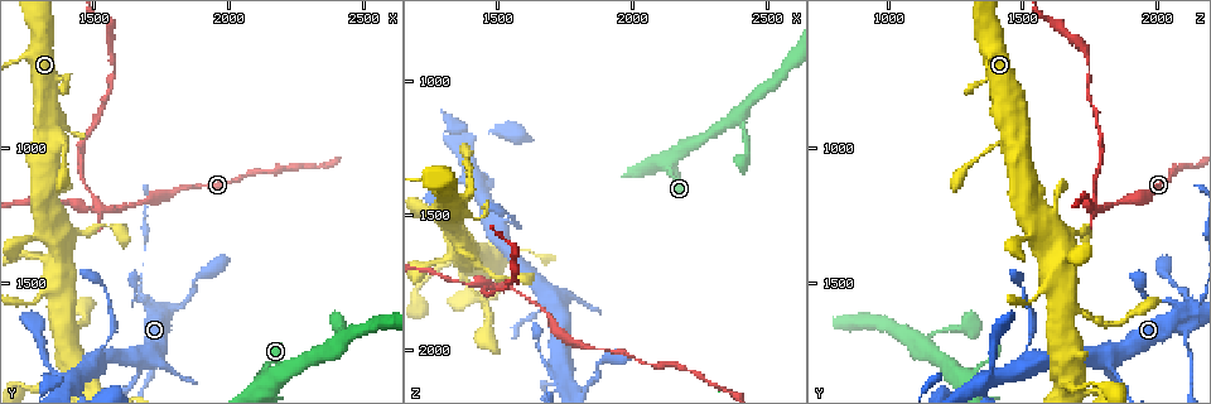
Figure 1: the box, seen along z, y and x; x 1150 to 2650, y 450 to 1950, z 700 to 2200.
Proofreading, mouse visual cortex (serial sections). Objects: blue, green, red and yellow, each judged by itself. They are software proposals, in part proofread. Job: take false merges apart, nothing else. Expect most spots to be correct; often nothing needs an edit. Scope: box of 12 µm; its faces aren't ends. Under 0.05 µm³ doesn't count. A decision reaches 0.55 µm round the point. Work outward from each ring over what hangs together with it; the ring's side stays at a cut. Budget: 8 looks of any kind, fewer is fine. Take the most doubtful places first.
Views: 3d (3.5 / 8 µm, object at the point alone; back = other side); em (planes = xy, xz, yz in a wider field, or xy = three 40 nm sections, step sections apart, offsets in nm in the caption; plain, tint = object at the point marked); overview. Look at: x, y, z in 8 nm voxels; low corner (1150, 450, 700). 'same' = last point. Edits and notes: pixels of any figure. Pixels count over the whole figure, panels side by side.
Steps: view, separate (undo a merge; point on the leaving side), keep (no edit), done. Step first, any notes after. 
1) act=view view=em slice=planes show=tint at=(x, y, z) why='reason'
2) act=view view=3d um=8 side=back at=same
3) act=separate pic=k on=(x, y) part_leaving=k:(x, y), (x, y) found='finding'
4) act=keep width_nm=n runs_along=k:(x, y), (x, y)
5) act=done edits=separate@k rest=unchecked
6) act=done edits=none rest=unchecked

act=view view=3d um=3.5 at=(1530, 1220, 1760) why='three arms meet'

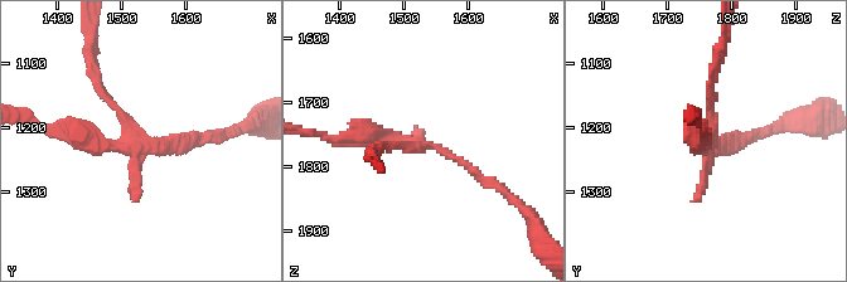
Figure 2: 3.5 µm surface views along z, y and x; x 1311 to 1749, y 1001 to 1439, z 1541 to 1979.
act=view view=em slice=planes show=tint at=(1525, 1220, 1765)

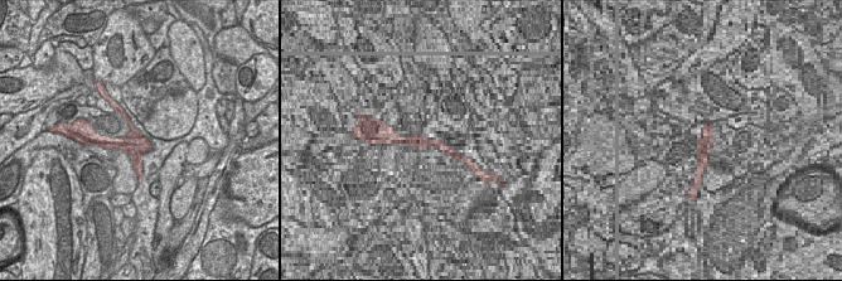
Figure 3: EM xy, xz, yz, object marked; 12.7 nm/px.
act=separate pic=2 on=(93, 76) width_nm=300 part_leaving=2:(119, 110), (98, 87), (91, 33) found='a second cell is stuck on'

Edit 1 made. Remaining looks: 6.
act=view view=3d um=3.5 side=back at=(1510, 1780, 1520) why='small branch off a trunk'

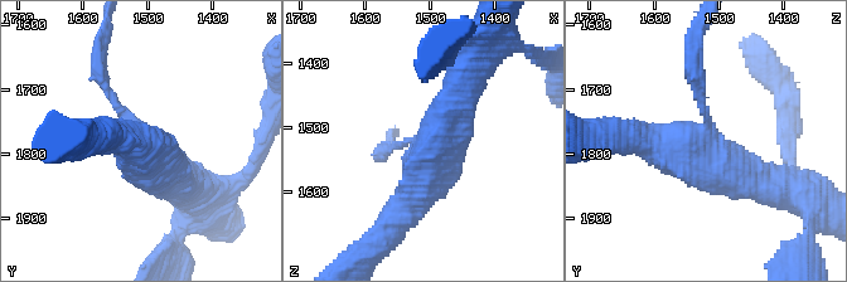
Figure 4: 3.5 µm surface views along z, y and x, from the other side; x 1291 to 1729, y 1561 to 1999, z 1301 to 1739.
act=view view=em slice=xy step=1 show=plain at=same arms=3 arm_widths_nm=100,400,500 why='shape alone is not enough'

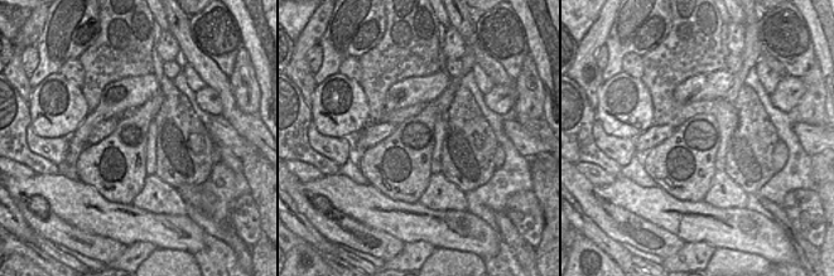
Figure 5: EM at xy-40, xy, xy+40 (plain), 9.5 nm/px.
act=view view=em slice=xy step=1 show=tint at=same

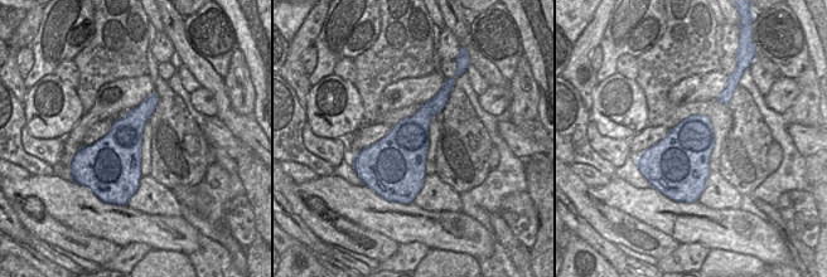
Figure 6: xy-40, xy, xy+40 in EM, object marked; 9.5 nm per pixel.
act=keep found='all the same cell'

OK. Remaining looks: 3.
act=view view=3d um=3.5 at=(2150, 1860, 1290) why='sharp bend'

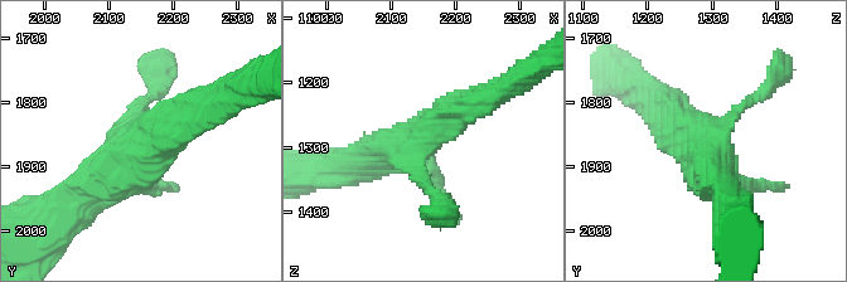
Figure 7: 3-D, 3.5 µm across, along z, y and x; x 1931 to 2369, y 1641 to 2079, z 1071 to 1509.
act=view view=em slice=xy step=1 show=tint at=(2150, 1860, 1290) arms=4 arm_widths_nm=150,250,350,500

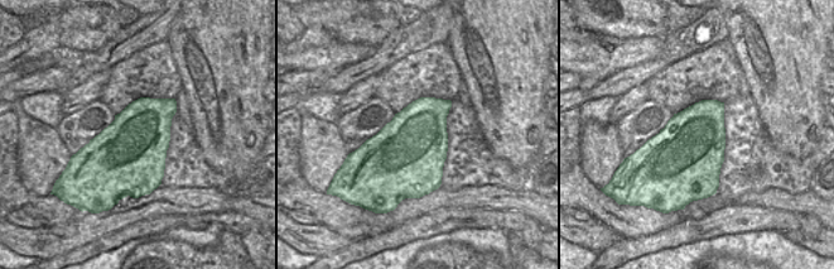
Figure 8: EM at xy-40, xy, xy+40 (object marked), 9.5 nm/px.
act=keep found='one cell here'

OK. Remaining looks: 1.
act=done edits=separate@2 rest=unchecked

